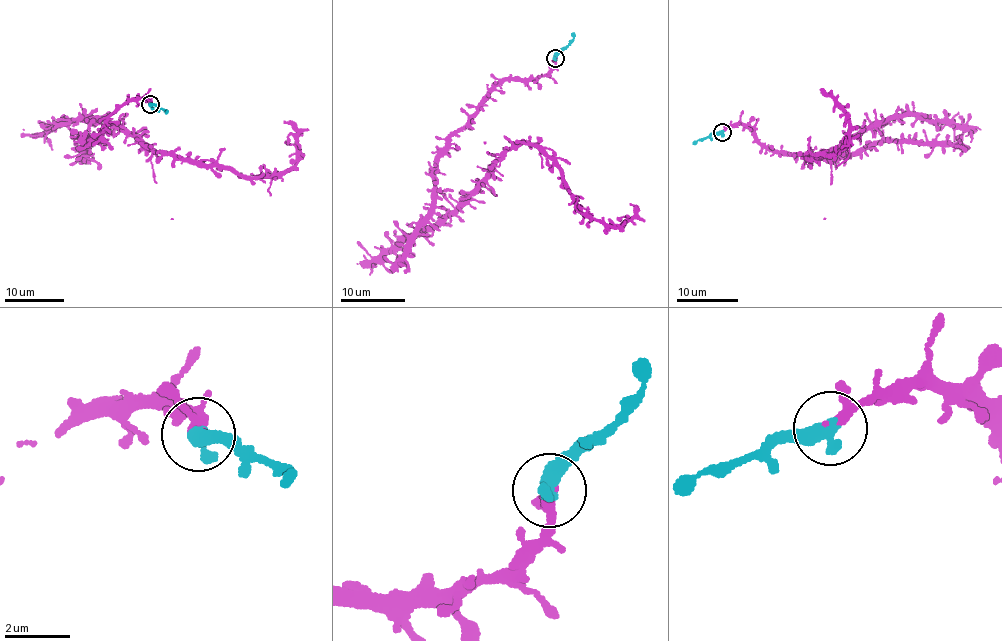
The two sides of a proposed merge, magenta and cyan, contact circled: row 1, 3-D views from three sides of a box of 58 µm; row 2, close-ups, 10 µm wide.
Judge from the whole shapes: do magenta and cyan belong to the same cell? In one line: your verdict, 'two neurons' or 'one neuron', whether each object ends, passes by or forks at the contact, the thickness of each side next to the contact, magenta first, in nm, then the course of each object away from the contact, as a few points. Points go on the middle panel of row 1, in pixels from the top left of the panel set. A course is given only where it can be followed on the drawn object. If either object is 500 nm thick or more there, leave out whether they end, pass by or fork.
one neuron; 240 nm thick on the magenta side, 550 nm on the other; magenta runs (555, 57), (491, 91), (446, 143), (436, 188), (469, 200), (524, 144), (593, 216), (620, 226), (630, 204); cyan runs (555, 57), (571, 44), (573, 32)

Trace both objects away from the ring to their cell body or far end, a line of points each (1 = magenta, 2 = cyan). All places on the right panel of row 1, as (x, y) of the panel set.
1: (721, 132), (738, 123), (819, 160), (876, 145), (878, 121), (806, 157), (848, 139), (821, 91)
2: (721, 132), (692, 144)

